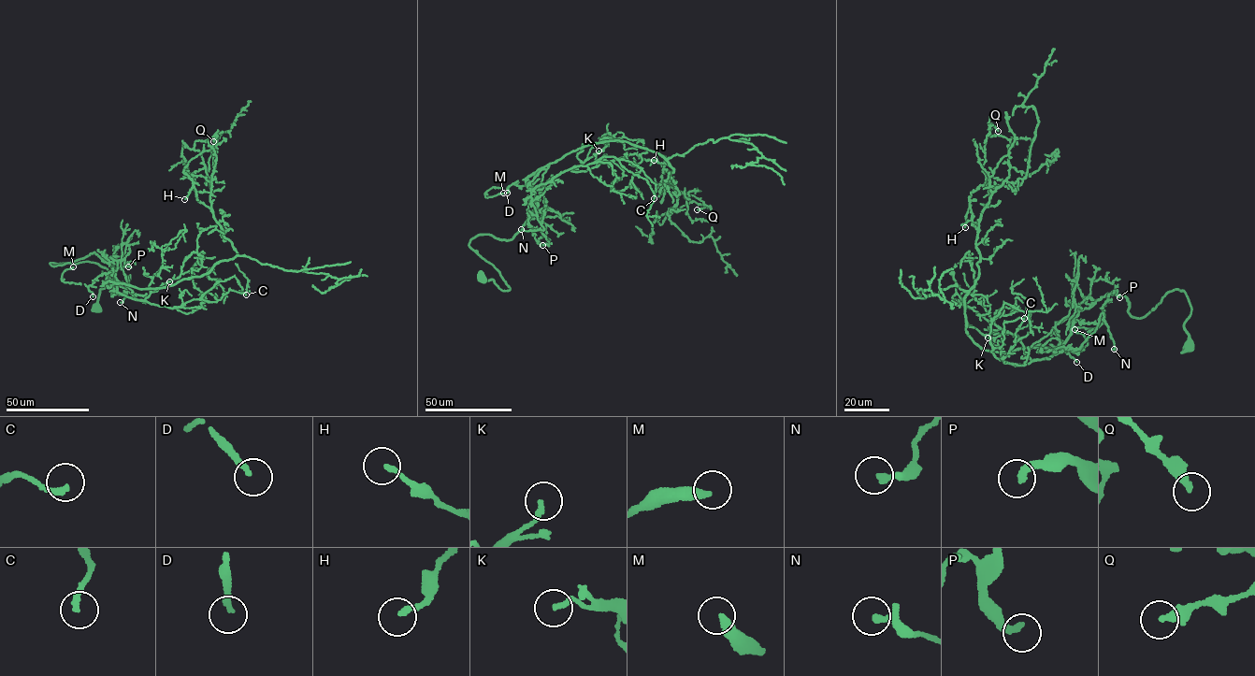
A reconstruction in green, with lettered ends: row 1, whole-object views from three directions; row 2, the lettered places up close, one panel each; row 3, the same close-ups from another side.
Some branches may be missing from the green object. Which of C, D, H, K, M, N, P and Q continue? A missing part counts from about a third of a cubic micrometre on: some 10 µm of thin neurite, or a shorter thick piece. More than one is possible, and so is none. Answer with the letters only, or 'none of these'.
D, H, M

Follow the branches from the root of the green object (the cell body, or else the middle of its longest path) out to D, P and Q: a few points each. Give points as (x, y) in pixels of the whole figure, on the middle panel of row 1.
D: (483, 278), (510, 289), (470, 239), (512, 238), (540, 191), (512, 184), (507, 193)
P: (483, 278), (510, 289), (468, 245), (522, 229), (540, 191), (525, 179), (541, 167), (527, 220), (542, 245)
Q: (483, 278), (510, 289), (470, 239), (512, 238), (525, 179), (591, 144), (658, 153), (674, 210), (697, 209)

